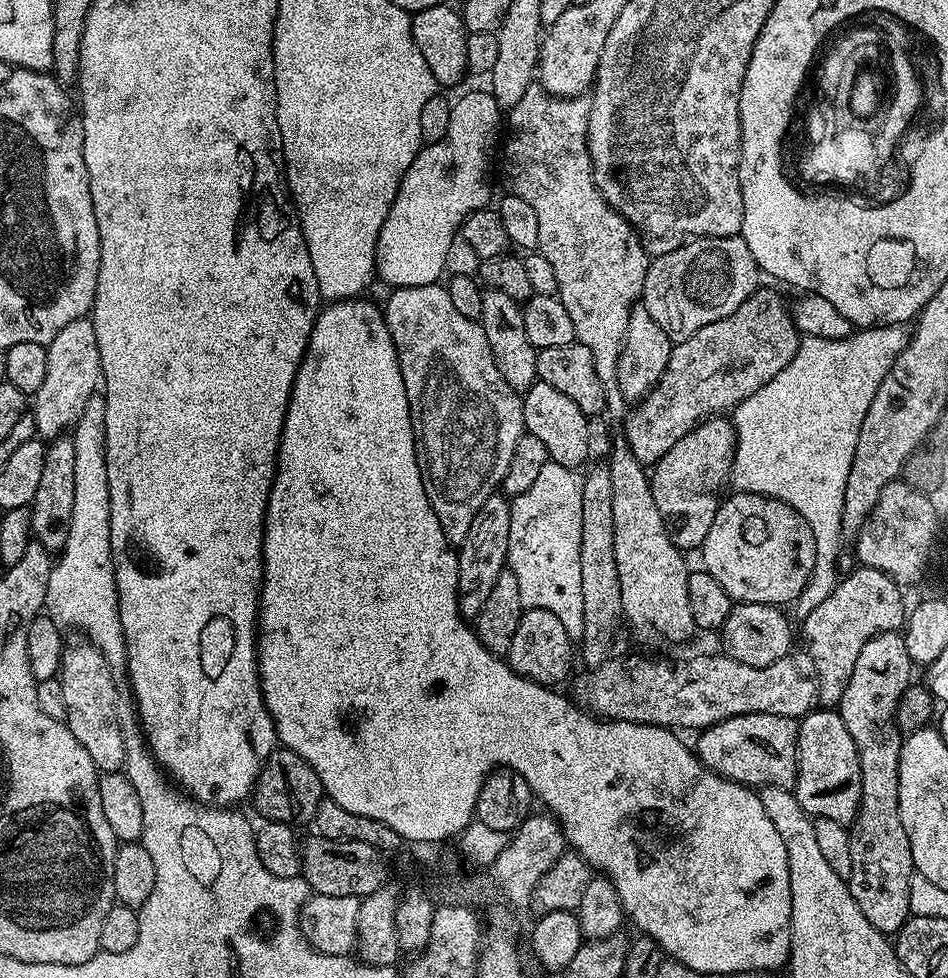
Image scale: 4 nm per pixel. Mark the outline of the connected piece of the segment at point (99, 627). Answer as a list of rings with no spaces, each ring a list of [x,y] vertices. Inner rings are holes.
[[[94,395],[86,402],[86,410],[82,410],[70,435],[74,442],[74,514],[70,517],[70,538],[66,538],[64,551],[59,553],[46,586],[43,611],[60,629],[77,628],[85,632],[87,643],[100,651],[113,673],[120,674],[128,663],[128,651],[120,621],[116,568],[112,564],[110,546],[110,482],[106,476],[106,402],[103,395]]]

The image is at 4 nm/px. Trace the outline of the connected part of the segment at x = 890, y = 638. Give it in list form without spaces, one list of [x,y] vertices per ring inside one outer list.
[[[881,630],[870,638],[870,642],[866,642],[866,646],[862,646],[862,650],[858,653],[858,662],[854,662],[854,674],[850,674],[850,682],[846,685],[838,705],[842,722],[846,722],[846,730],[850,730],[850,738],[854,738],[854,746],[858,750],[862,782],[860,808],[848,834],[850,838],[850,874],[846,877],[848,889],[854,902],[858,902],[858,910],[866,914],[866,922],[870,922],[870,926],[885,934],[899,932],[910,915],[908,911],[910,882],[914,869],[910,854],[910,838],[906,838],[906,830],[898,814],[898,766],[902,731],[896,724],[896,711],[903,692],[913,683],[912,671],[914,665],[910,654],[906,654],[903,635],[896,630]]]

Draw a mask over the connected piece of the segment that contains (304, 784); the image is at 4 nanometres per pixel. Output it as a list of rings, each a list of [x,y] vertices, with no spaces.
[[[280,746],[269,754],[267,760],[260,765],[256,776],[256,787],[252,789],[251,803],[256,803],[258,811],[268,822],[297,826],[315,821],[316,811],[321,800],[325,799],[324,787],[314,774],[314,770],[298,754],[289,748]]]

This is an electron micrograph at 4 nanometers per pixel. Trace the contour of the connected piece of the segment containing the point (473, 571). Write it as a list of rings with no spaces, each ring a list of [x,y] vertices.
[[[503,494],[486,498],[486,502],[478,506],[478,514],[474,514],[474,522],[470,522],[466,538],[458,545],[458,610],[465,618],[479,616],[482,606],[486,606],[486,598],[490,598],[490,590],[498,574],[506,571],[511,509],[509,497]]]

